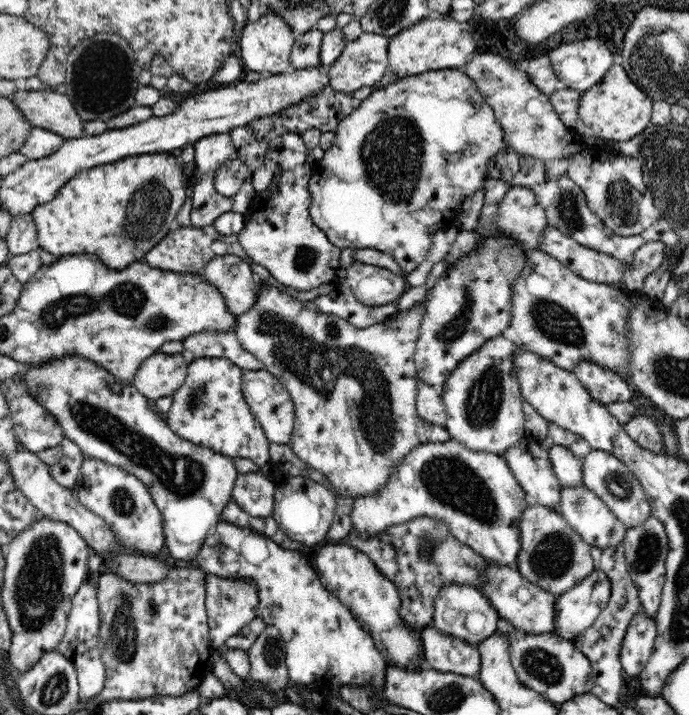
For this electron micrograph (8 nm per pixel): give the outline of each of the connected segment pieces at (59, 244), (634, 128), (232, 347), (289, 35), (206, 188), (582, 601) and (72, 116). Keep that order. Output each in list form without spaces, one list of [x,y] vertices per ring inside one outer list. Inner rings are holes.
[[[158,152],[130,156],[118,160],[114,164],[93,166],[88,172],[82,171],[72,176],[58,191],[50,202],[38,205],[31,212],[36,228],[40,247],[54,256],[63,257],[73,254],[96,254],[100,260],[112,270],[122,270],[128,264],[140,261],[151,248],[167,237],[172,222],[182,208],[186,198],[186,177],[184,168],[171,153]],[[134,188],[140,188],[140,214],[128,214],[126,202],[130,200]]]
[[[616,61],[598,85],[584,92],[578,100],[578,116],[594,137],[607,141],[624,142],[640,134],[648,124],[653,100],[645,96],[626,75],[620,62]]]
[[[202,330],[194,332],[183,340],[186,350],[190,350],[195,358],[212,357],[227,358],[244,371],[264,369],[264,365],[251,352],[244,350],[238,343],[233,330]]]
[[[266,10],[257,22],[249,23],[238,38],[240,56],[246,71],[260,72],[264,75],[285,73],[290,66],[290,53],[295,43],[297,33],[294,32],[282,17]]]
[[[214,171],[197,175],[200,181],[194,186],[190,196],[190,226],[194,228],[212,225],[220,214],[232,210],[233,197],[222,196],[216,191],[212,182],[213,176]]]
[[[595,570],[582,582],[554,598],[552,634],[566,641],[576,641],[602,612],[610,598],[610,579]]]
[[[38,90],[17,91],[13,95],[16,106],[32,126],[45,128],[65,139],[82,138],[84,122],[66,94]]]

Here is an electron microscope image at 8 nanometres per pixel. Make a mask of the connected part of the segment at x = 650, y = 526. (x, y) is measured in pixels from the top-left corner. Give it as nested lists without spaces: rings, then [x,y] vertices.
[[[651,514],[644,524],[627,529],[623,546],[628,574],[632,577],[632,582],[637,586],[641,608],[648,617],[654,619],[655,623],[665,582],[665,563],[668,553],[668,537],[666,537],[662,521],[658,521]]]

